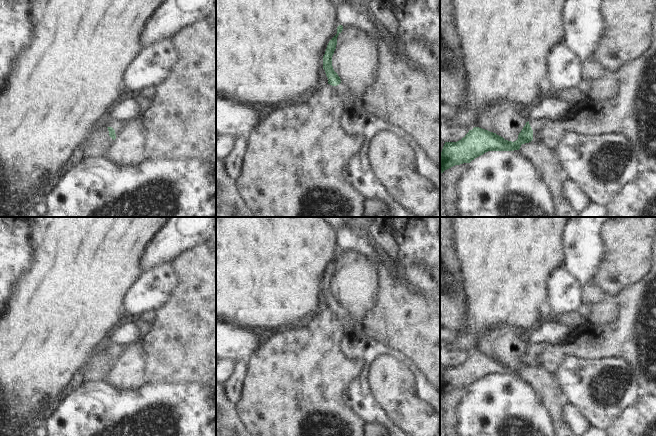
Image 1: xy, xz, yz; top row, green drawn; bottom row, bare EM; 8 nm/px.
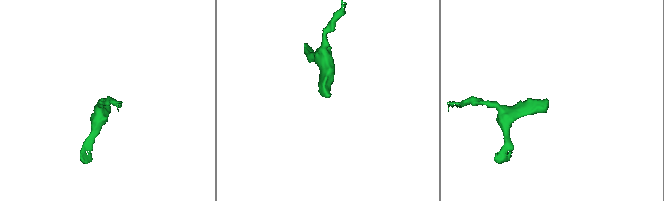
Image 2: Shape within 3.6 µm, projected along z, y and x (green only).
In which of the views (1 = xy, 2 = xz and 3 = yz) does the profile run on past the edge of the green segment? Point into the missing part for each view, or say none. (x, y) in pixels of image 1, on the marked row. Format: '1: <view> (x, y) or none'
1: xy (117, 125)
2: xz (349, 97)
3: yz (536, 124)

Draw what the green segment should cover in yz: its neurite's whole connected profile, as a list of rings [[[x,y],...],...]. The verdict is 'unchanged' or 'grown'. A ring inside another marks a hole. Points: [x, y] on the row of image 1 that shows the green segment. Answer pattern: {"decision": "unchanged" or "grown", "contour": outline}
{"decision": "grown", "contour": [[[530,119],[514,142],[488,130],[474,127],[459,141],[445,142],[440,153],[440,172],[463,163],[470,163],[488,151],[519,150],[522,144],[529,143],[533,136],[544,127],[547,119]]]}

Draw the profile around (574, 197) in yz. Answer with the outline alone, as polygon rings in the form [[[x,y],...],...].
[[[564,176],[561,182],[561,194],[576,215],[591,202],[572,179]]]

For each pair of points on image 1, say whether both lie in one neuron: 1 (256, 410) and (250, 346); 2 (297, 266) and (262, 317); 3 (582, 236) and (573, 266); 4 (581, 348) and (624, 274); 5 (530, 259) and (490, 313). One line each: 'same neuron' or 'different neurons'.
1: different neurons
2: same neuron
3: same neuron
4: different neurons
5: same neuron

